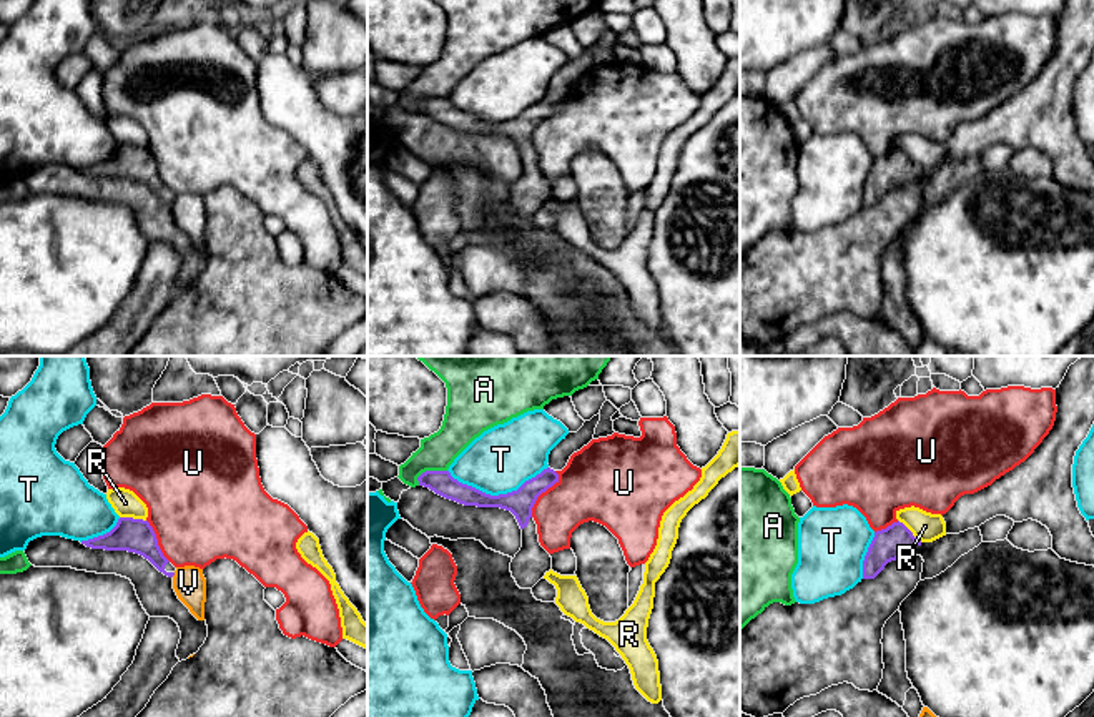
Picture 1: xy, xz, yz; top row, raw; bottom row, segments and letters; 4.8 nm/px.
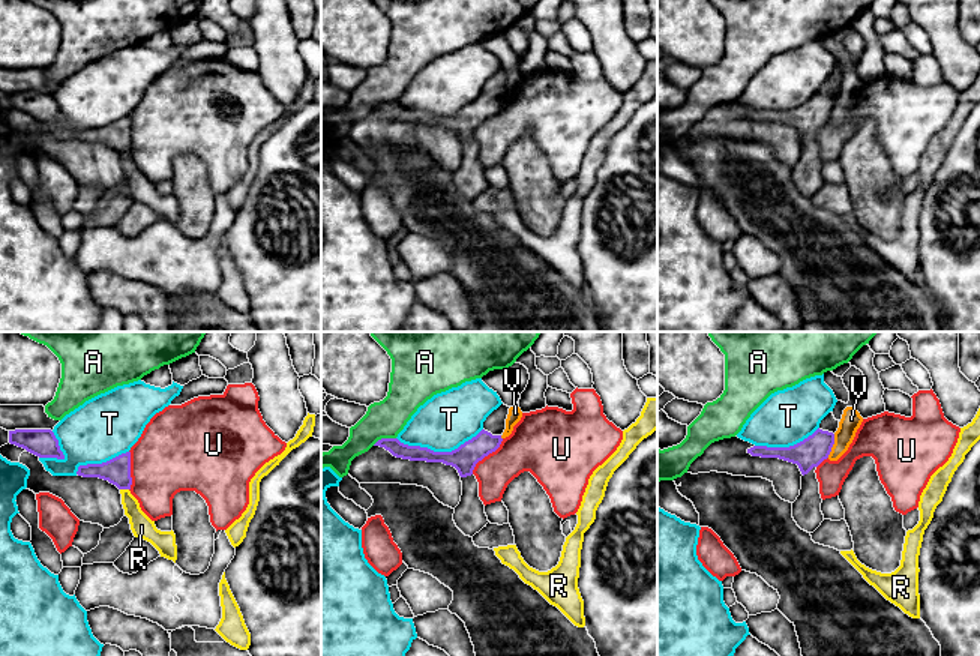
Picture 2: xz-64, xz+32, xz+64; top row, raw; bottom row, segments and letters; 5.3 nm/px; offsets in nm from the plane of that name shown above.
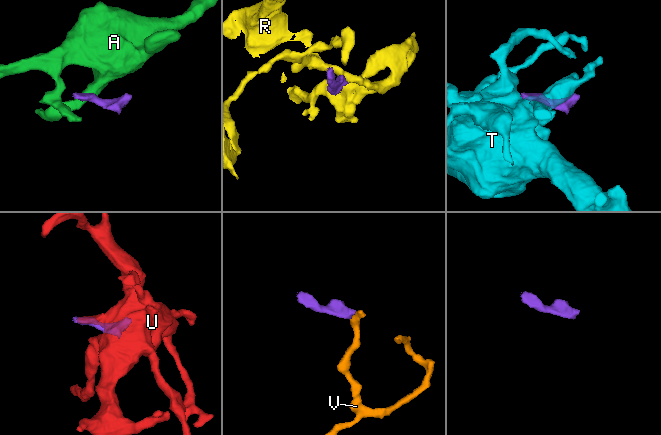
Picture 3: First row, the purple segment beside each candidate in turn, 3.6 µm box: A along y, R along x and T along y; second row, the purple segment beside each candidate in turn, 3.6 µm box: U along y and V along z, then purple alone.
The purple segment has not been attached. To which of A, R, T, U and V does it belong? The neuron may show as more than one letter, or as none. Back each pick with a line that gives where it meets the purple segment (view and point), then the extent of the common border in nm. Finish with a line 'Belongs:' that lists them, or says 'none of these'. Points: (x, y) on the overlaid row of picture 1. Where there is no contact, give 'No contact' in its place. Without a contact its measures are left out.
Belongs: none of these

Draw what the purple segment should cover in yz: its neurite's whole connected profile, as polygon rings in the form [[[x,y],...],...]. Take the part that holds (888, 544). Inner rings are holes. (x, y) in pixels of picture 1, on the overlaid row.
[[[898,521],[875,532],[863,561],[863,579],[875,579],[888,562],[906,556],[921,556],[924,561],[921,581],[933,579],[981,542],[979,527],[946,534],[933,542],[921,542]]]

